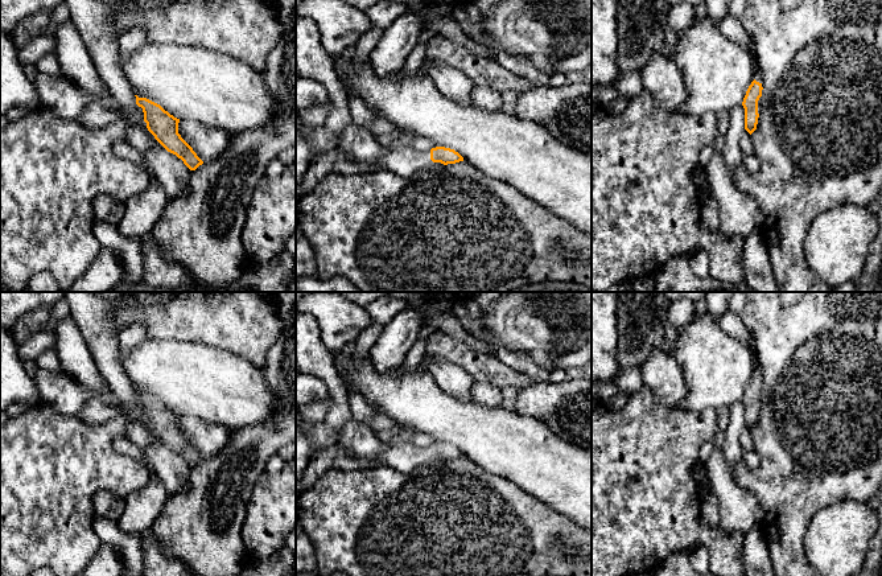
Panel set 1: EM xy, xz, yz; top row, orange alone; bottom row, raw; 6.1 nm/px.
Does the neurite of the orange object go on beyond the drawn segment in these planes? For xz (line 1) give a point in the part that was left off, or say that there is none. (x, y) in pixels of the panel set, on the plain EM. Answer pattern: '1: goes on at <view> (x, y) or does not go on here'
1: goes on at xz (357, 437)

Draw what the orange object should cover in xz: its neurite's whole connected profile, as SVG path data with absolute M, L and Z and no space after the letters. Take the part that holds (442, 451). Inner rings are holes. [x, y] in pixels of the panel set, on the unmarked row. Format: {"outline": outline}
{"outline": "M355 419L349 420L339 429L337 445L358 460L378 461L400 473L411 473L429 464L463 457L458 448L445 443L420 447L415 440L387 445L364 421Z"}

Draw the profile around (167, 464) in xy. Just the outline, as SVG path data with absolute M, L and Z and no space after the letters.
M66 292L65 300L98 370L108 387L123 398L123 415L147 431L151 444L141 449L145 461L169 494L180 493L189 485L191 466L181 454L168 448L147 424L143 404L136 400L136 392L119 358L120 332L116 330L115 300L103 299L94 292Z

